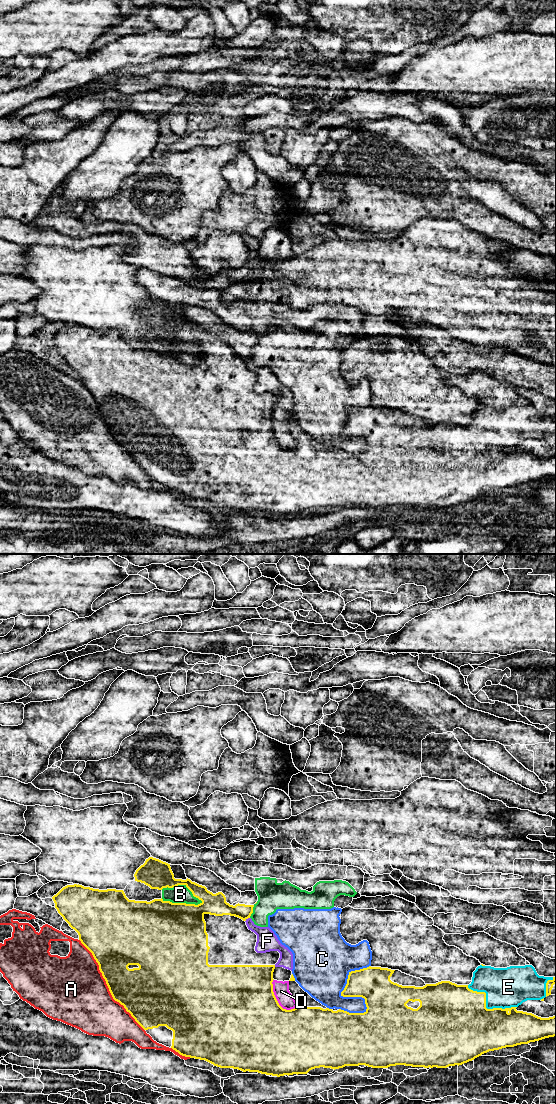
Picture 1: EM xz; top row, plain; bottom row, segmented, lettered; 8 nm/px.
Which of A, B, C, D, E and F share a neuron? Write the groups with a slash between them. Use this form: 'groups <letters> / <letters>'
groups A / B C / D F / E

